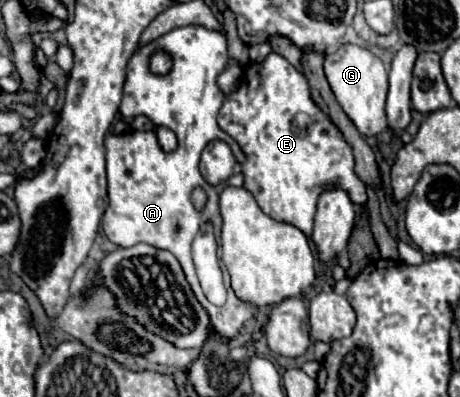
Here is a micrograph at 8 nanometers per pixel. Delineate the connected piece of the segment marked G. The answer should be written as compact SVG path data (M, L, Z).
M343 44L337 48L337 52L325 56L323 68L325 68L327 82L335 94L335 100L341 104L341 108L357 126L357 130L365 136L379 134L387 126L387 116L385 116L387 70L383 62L363 46Z

